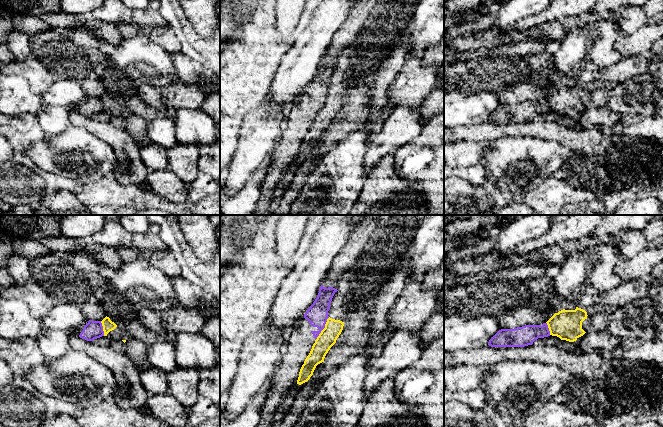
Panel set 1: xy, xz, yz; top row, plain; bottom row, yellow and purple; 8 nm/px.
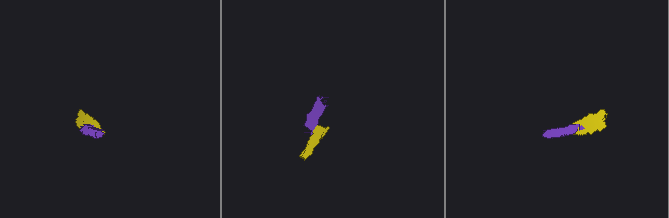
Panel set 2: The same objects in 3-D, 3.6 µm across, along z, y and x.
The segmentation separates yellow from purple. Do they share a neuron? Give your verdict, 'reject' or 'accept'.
reject

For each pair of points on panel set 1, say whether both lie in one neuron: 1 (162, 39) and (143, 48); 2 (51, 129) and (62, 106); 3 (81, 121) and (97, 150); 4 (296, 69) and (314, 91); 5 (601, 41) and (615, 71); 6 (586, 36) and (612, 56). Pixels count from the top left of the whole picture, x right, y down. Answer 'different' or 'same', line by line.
1: different
2: same
3: different
4: different
5: different
6: same

